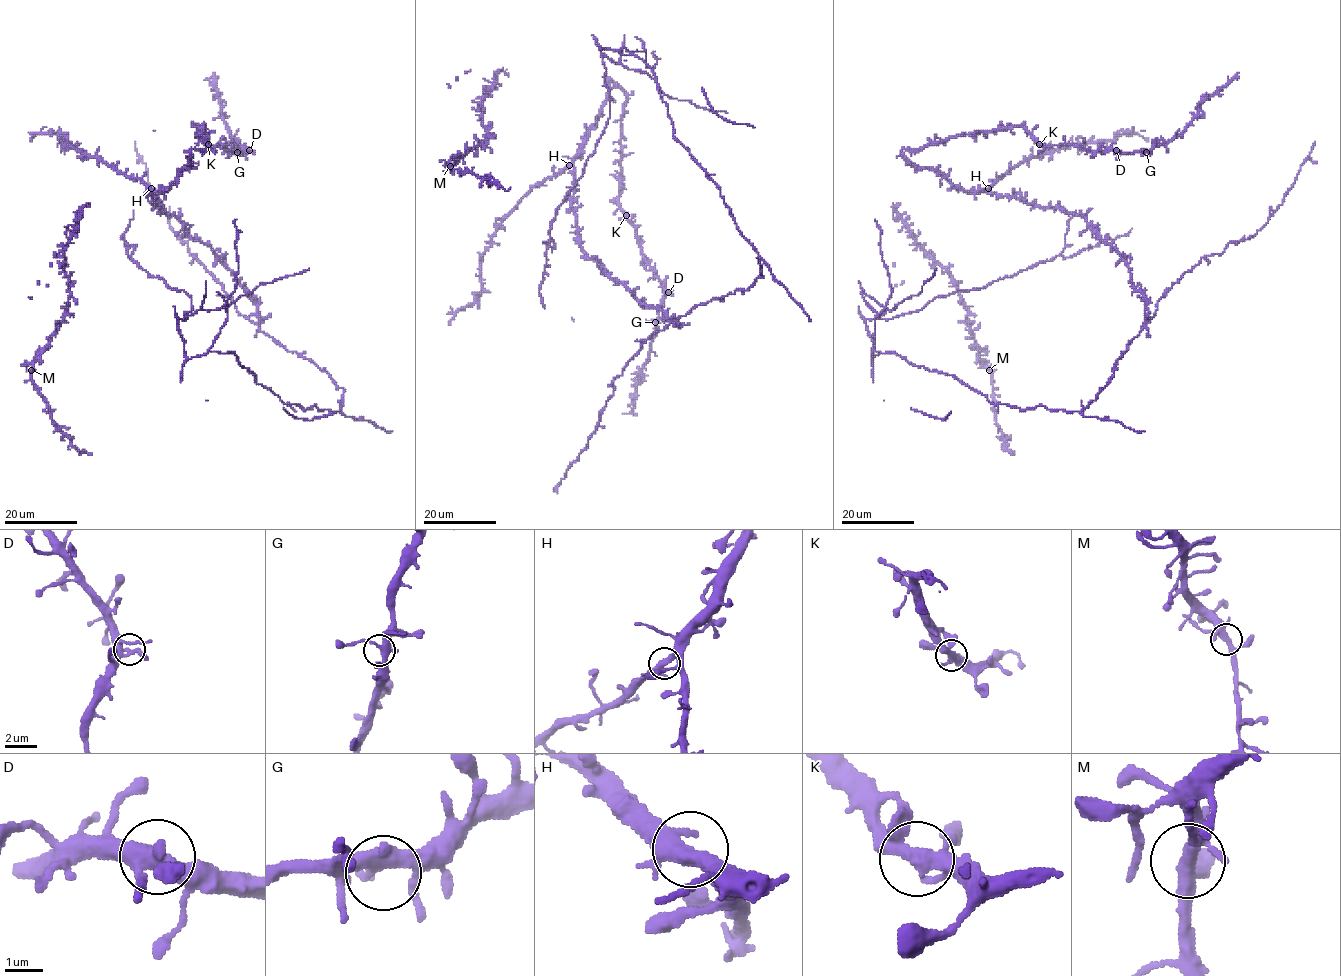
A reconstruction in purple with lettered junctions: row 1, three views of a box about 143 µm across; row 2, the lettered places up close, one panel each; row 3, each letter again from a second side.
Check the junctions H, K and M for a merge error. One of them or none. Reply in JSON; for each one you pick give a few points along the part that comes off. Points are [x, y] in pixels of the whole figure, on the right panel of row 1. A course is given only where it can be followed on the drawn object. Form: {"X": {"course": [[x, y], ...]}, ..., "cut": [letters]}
{"cut": []}

